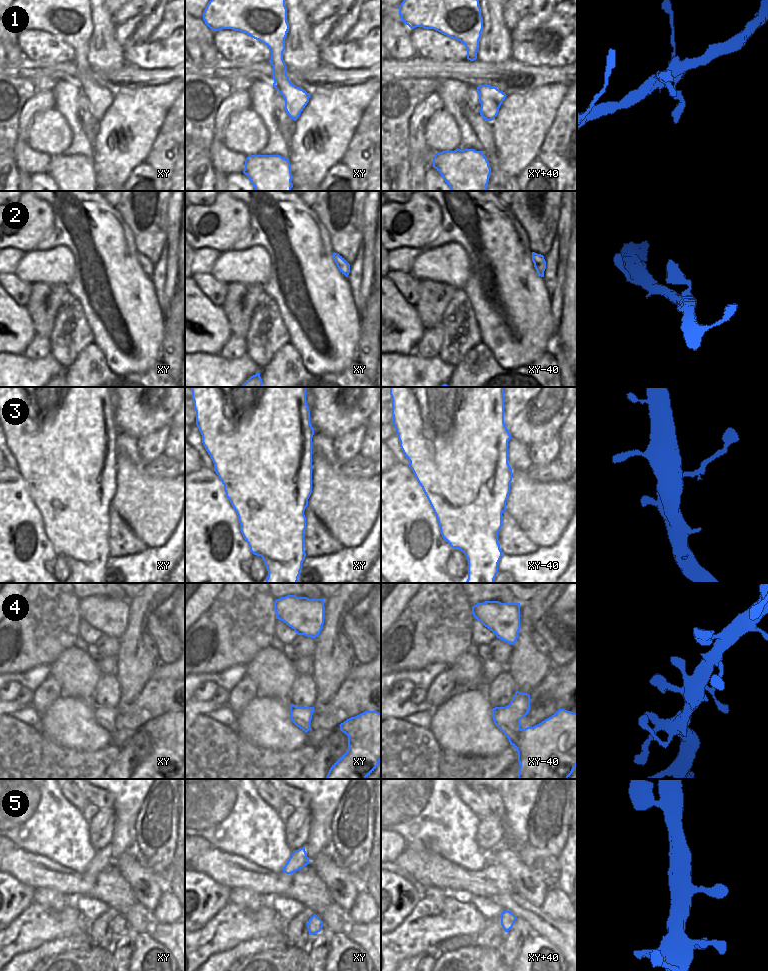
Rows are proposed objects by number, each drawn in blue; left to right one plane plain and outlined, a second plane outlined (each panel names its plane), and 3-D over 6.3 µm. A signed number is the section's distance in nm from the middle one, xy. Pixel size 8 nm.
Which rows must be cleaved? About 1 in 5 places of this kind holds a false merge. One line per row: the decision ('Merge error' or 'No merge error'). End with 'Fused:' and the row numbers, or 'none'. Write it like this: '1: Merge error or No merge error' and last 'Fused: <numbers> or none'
1: No merge error
2: No merge error
3: No merge error
4: No merge error
5: No merge error
Fused: none.

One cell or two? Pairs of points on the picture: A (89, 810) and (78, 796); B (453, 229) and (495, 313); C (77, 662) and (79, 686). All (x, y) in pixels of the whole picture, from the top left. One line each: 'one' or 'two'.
A: one
B: one
C: one

